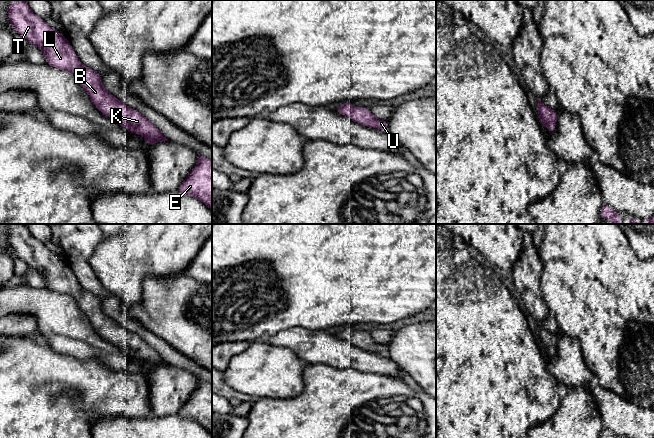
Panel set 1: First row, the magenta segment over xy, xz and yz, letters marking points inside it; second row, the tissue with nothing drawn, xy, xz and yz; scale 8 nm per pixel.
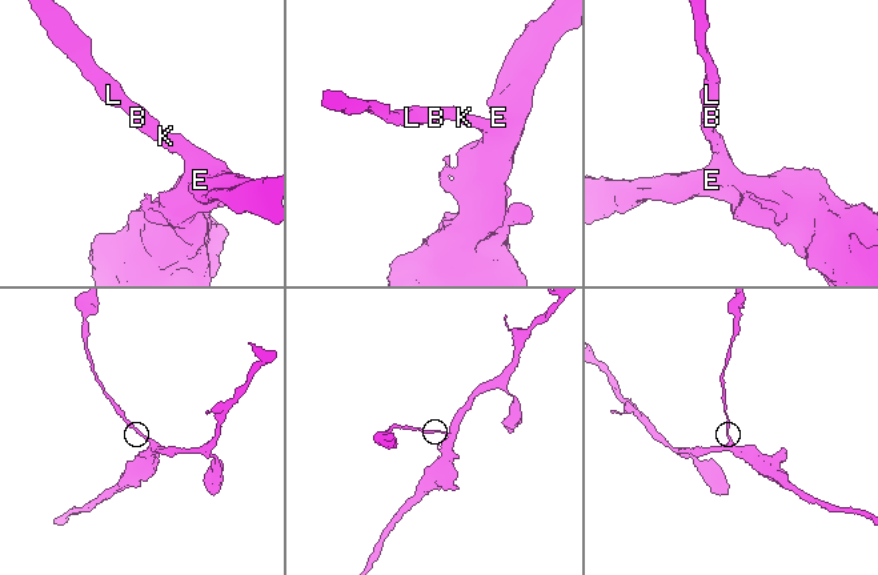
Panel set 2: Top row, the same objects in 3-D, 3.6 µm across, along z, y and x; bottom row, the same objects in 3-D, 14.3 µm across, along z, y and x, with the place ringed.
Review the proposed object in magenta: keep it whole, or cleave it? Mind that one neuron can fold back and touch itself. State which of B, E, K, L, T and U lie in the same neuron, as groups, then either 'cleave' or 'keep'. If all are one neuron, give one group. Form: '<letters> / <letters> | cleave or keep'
B E K L T U | keep

